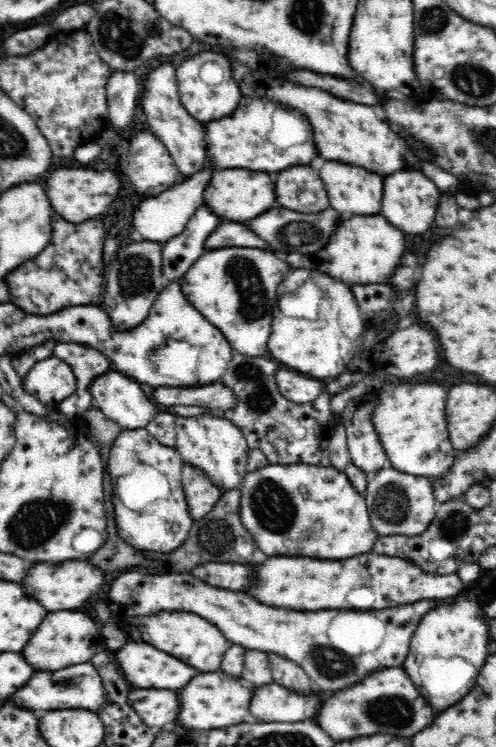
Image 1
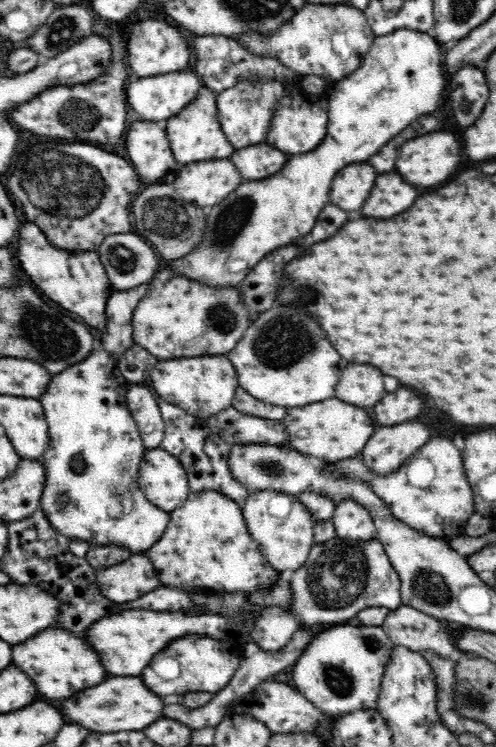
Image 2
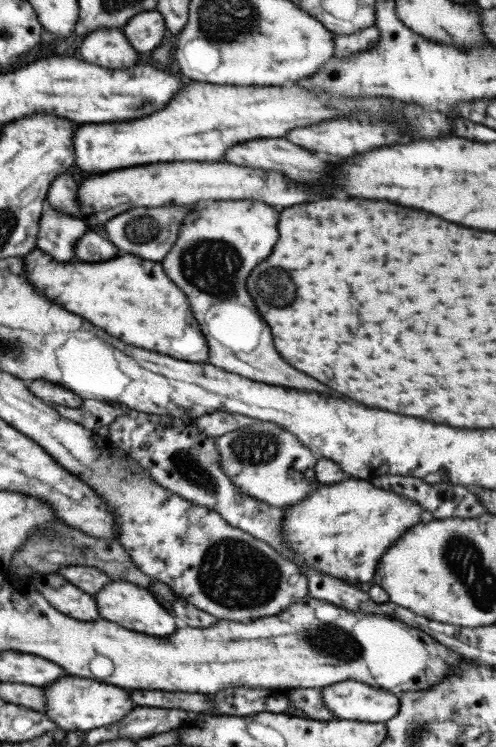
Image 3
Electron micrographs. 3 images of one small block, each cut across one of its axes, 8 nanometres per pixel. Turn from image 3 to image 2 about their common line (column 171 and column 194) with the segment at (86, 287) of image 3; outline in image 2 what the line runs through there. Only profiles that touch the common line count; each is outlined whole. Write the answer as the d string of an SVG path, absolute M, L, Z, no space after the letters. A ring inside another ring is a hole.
M164 262L132 315L134 344L160 360L227 355L252 324L237 288L210 288L179 278Z

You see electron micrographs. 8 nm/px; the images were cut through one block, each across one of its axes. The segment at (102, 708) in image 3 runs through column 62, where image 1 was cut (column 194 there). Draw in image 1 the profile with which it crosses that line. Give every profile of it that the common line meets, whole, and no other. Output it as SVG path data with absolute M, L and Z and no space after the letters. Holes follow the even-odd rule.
M224 672L198 674L194 680L190 680L188 686L184 686L178 692L180 700L178 724L186 726L187 730L207 731L244 722L248 718L248 702L252 698L252 690L244 688L242 682L245 682L243 678L234 680L234 677L226 676Z

